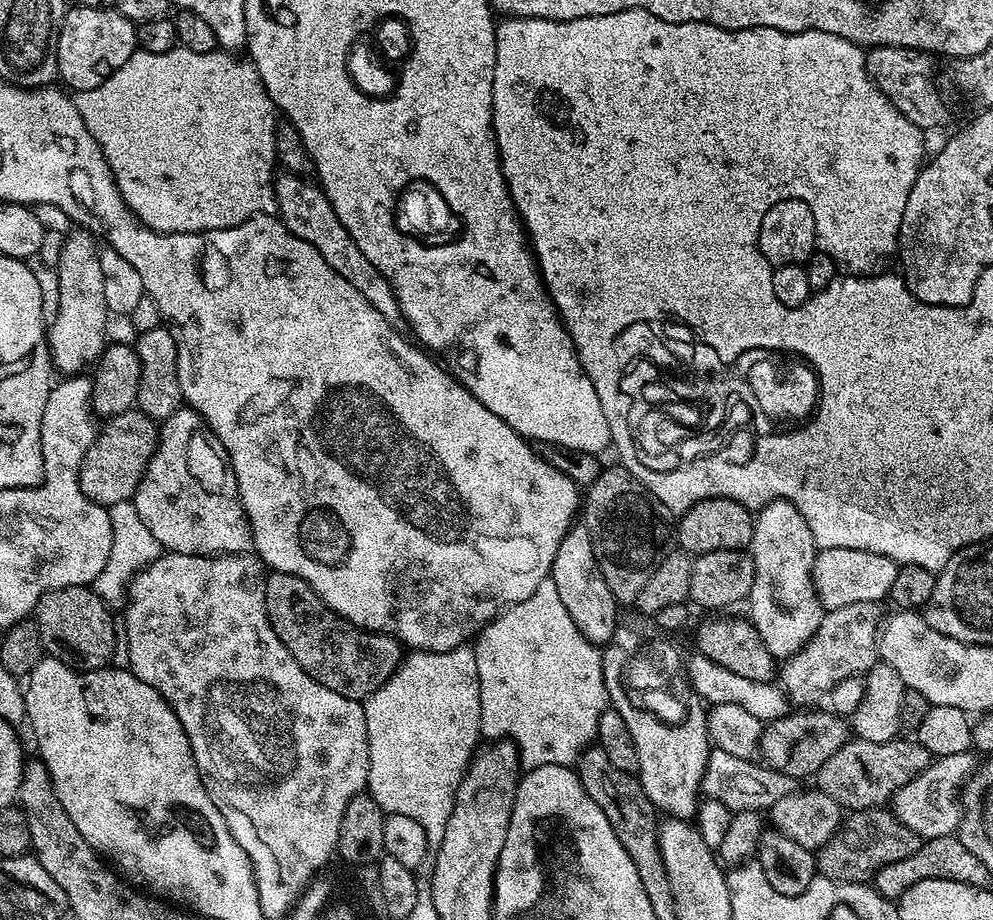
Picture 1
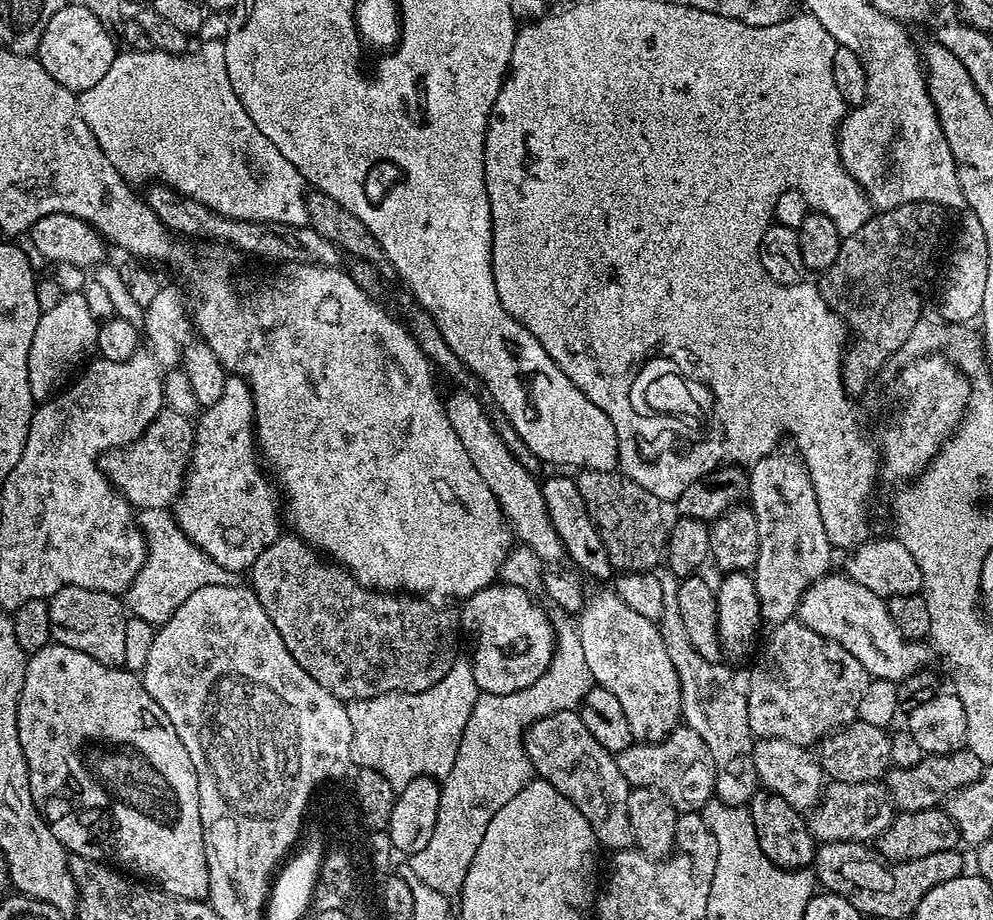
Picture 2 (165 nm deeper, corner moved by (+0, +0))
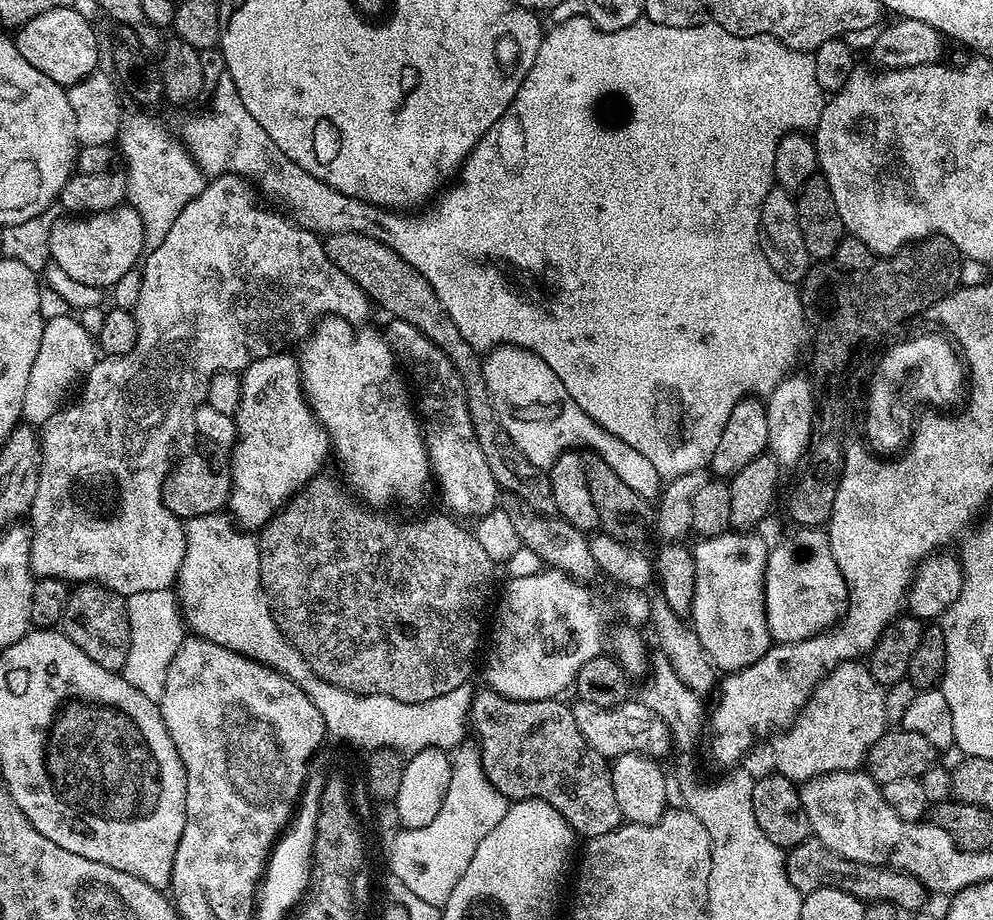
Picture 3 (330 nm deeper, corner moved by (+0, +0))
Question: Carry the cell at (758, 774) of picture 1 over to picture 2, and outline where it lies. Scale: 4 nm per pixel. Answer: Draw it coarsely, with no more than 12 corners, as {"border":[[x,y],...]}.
{"border":[[677,727],[632,743],[616,765],[632,788],[662,790],[677,813],[716,791],[710,746]]}

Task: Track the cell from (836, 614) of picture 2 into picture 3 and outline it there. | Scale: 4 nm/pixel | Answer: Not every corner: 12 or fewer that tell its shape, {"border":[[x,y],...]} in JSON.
{"border":[[801,527],[768,554],[776,644],[827,632],[848,588],[827,535]]}

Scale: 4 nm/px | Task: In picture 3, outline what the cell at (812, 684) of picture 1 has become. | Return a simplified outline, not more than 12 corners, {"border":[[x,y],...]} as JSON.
{"border":[[867,663],[840,664],[771,741],[797,782],[857,771],[889,727]]}

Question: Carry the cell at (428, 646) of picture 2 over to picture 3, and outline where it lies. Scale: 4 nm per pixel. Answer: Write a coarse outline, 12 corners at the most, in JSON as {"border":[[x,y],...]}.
{"border":[[313,476],[258,532],[316,676],[421,704],[473,679],[497,565]]}

